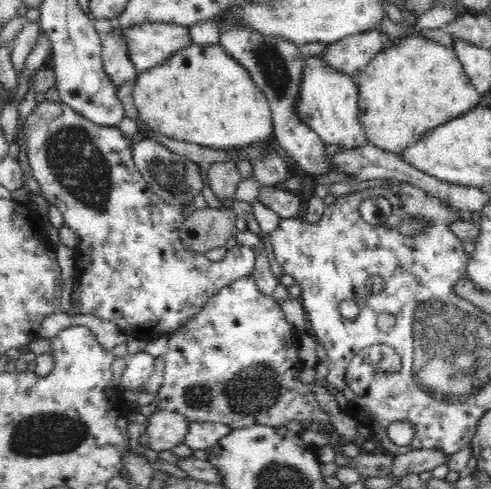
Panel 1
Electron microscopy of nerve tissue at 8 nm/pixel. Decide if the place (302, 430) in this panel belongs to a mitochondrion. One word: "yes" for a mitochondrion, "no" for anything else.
no

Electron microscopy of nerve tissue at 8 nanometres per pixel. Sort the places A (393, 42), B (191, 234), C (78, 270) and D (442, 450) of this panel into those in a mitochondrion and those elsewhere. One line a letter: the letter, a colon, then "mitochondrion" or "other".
A: other
B: other
C: other
D: other

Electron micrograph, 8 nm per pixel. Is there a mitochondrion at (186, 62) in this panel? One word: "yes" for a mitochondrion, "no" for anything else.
no

